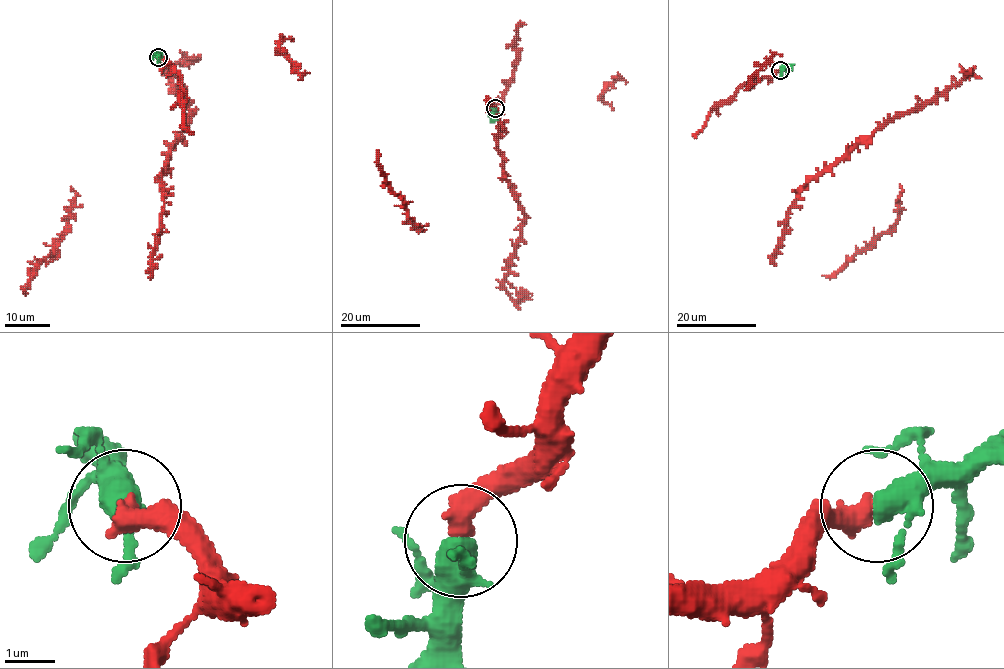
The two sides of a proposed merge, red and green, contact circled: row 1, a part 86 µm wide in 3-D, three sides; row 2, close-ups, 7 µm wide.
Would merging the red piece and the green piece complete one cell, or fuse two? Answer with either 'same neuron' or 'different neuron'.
same neuron

